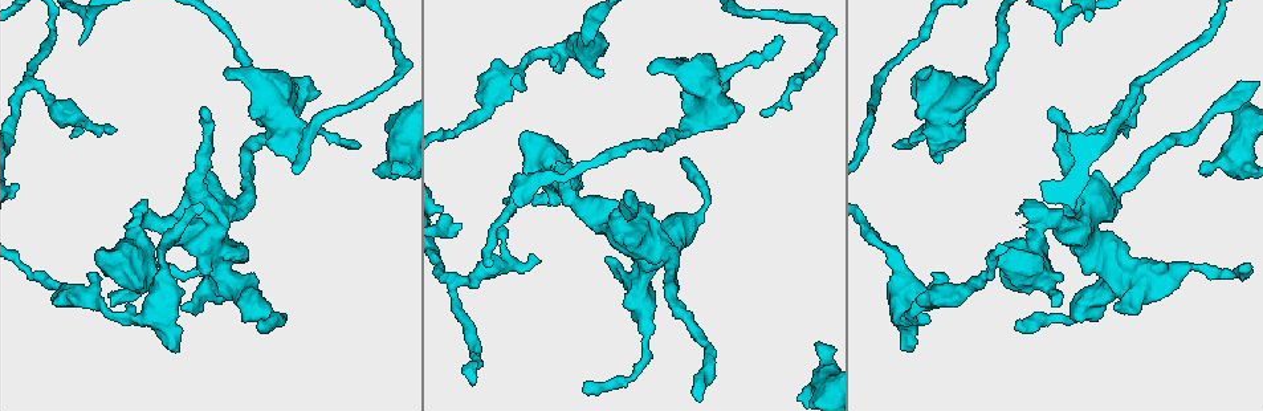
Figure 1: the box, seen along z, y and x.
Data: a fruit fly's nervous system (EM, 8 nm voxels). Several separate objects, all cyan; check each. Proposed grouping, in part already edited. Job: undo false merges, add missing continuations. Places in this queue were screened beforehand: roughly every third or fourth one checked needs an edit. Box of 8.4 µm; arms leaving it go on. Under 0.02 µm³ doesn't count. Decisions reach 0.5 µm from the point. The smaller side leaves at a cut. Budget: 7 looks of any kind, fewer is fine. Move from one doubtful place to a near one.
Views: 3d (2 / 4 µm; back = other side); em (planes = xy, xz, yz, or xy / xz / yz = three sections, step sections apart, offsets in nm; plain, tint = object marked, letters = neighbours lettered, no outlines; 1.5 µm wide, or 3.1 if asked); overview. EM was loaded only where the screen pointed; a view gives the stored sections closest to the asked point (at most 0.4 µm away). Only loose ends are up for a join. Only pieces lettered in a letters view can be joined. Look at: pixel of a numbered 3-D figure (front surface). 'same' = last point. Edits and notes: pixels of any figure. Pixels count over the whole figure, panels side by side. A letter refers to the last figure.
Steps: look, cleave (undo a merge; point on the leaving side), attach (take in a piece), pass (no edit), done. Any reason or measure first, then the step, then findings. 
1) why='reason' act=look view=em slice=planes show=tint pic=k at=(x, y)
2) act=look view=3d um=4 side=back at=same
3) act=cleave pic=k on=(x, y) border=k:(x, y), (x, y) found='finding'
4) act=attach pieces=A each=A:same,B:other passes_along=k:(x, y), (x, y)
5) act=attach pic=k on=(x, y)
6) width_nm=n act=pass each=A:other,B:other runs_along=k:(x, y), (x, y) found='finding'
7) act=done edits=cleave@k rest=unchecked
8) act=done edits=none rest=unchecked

why='free end' act=look view=3d um=2 pic=1 at=(608, 260)

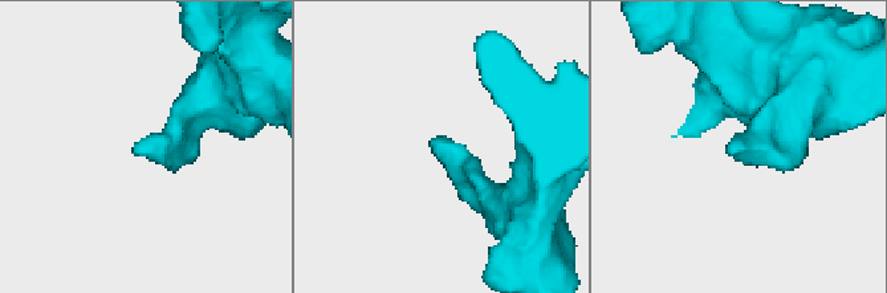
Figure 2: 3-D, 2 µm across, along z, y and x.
why='shape alone is not enough' act=look view=em slice=planes show=letters pic=2 at=(730, 150)

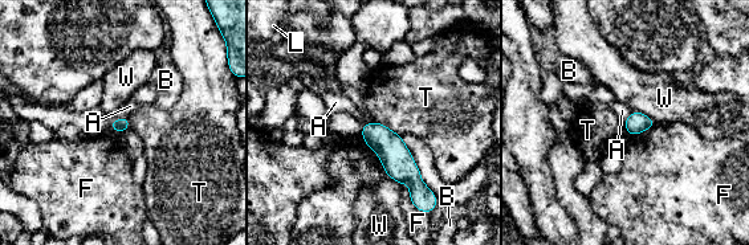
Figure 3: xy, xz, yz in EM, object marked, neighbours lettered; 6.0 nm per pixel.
act=pass each=A:other,B:other,F:other,L:other,T:other,W:other found='no lettered piece goes on from it'

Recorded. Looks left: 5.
act=look view=em slice=planes show=letters pic=1 at=(532, 256)

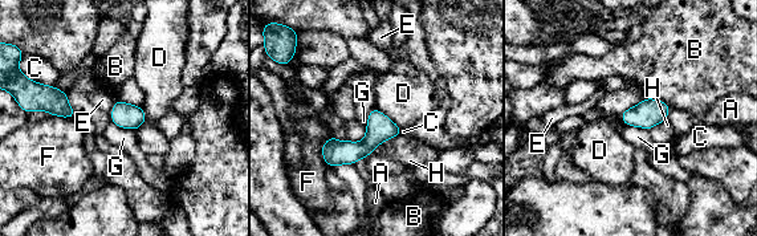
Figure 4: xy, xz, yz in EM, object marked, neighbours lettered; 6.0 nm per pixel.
width_nm=160 act=pass each=A:other,B:other,C:other,D:other,E:other,F:other,G:other,H:other runs_along=4:(398, 130), (329, 161) found='no lettered piece goes on from it'

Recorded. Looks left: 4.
why='thin end' act=look view=em slice=planes show=letters pic=1 at=(350, 144)

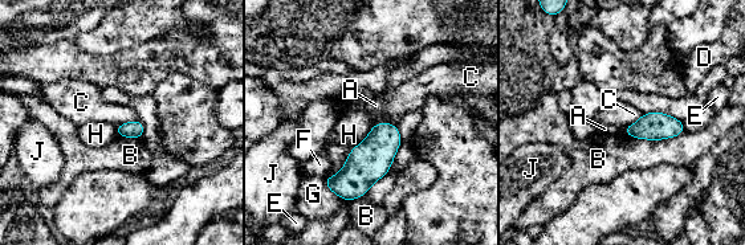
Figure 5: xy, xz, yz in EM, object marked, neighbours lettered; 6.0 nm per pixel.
act=pass each=A:other,B:other,C:other,D:other,E:other,F:other,G:other,H:other,J:other border=5:(373, 126), (329, 178) found='none of them fits'

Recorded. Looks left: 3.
act=done edits=none rest=unchecked

